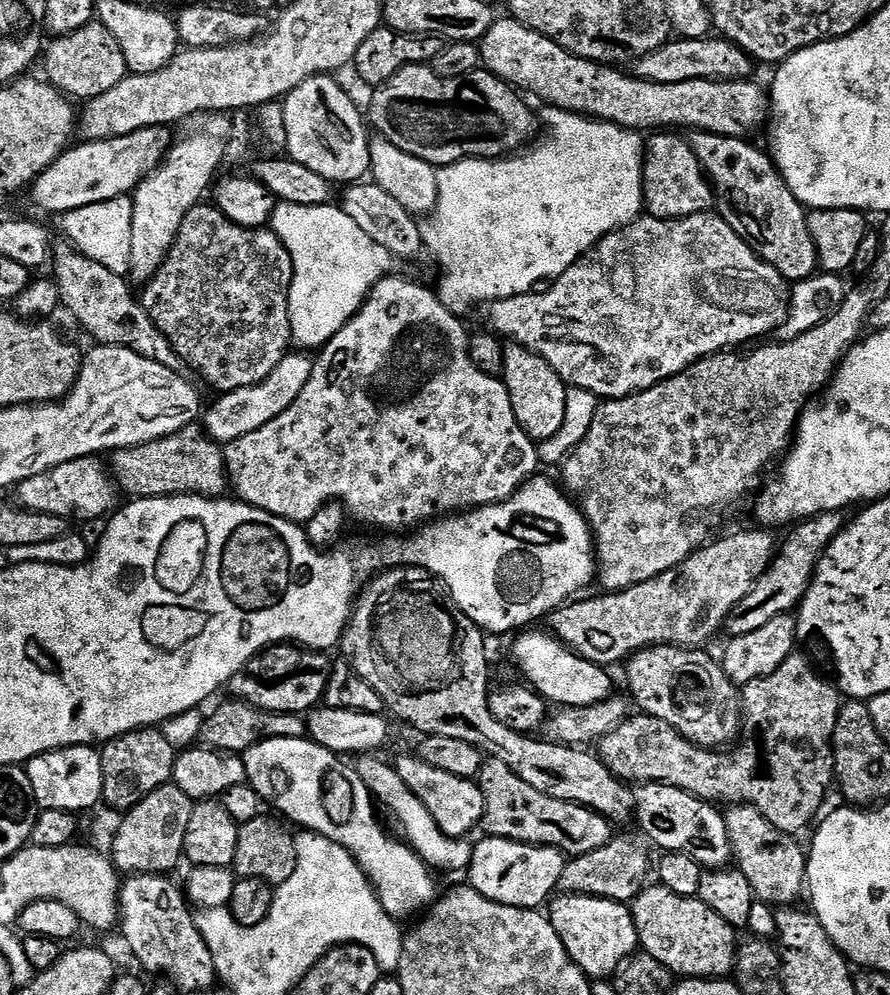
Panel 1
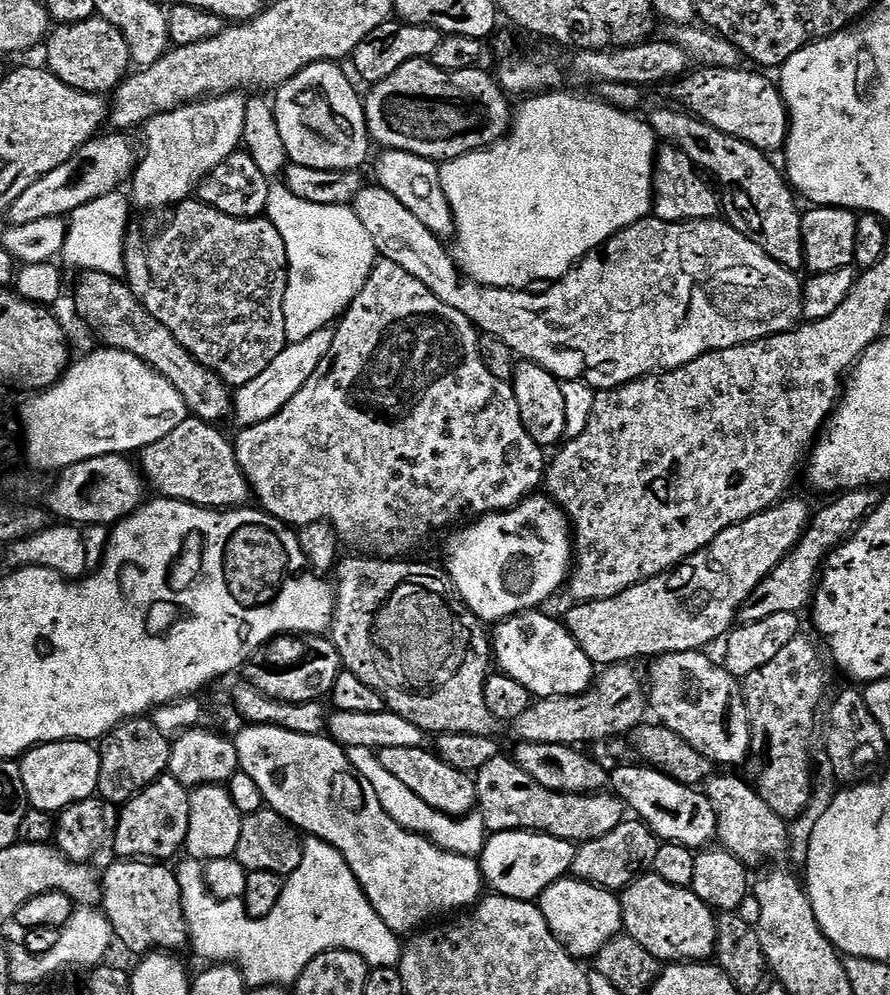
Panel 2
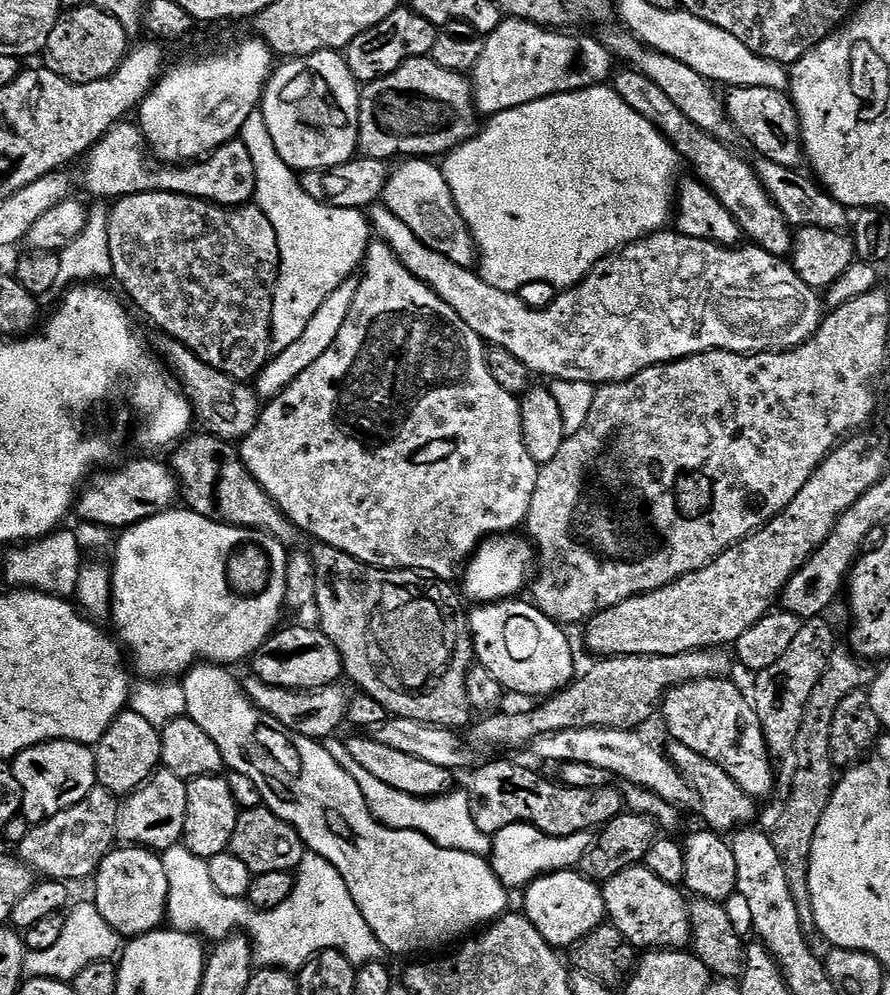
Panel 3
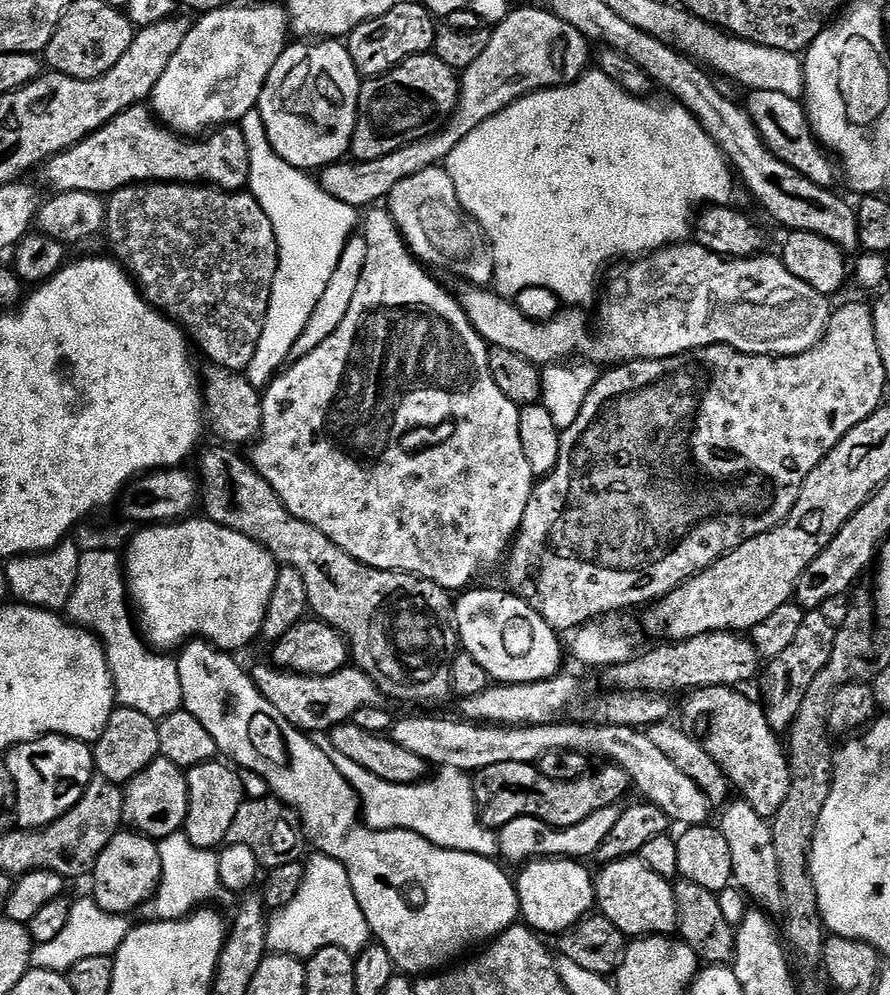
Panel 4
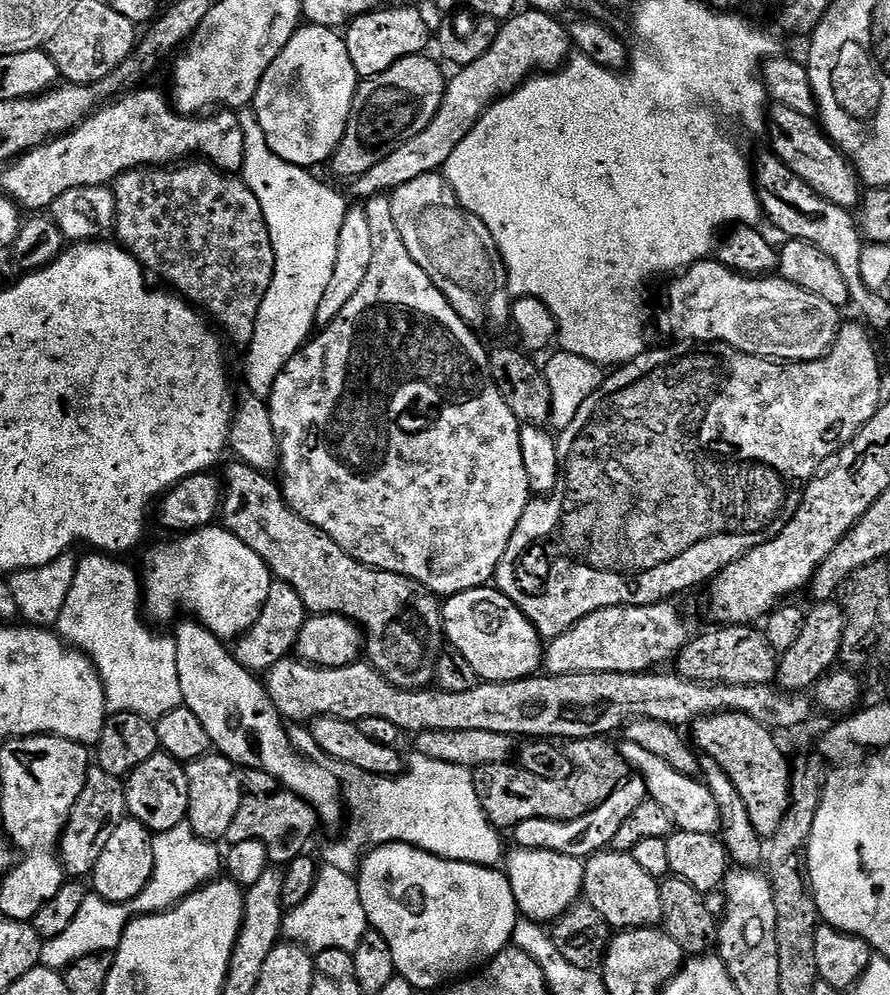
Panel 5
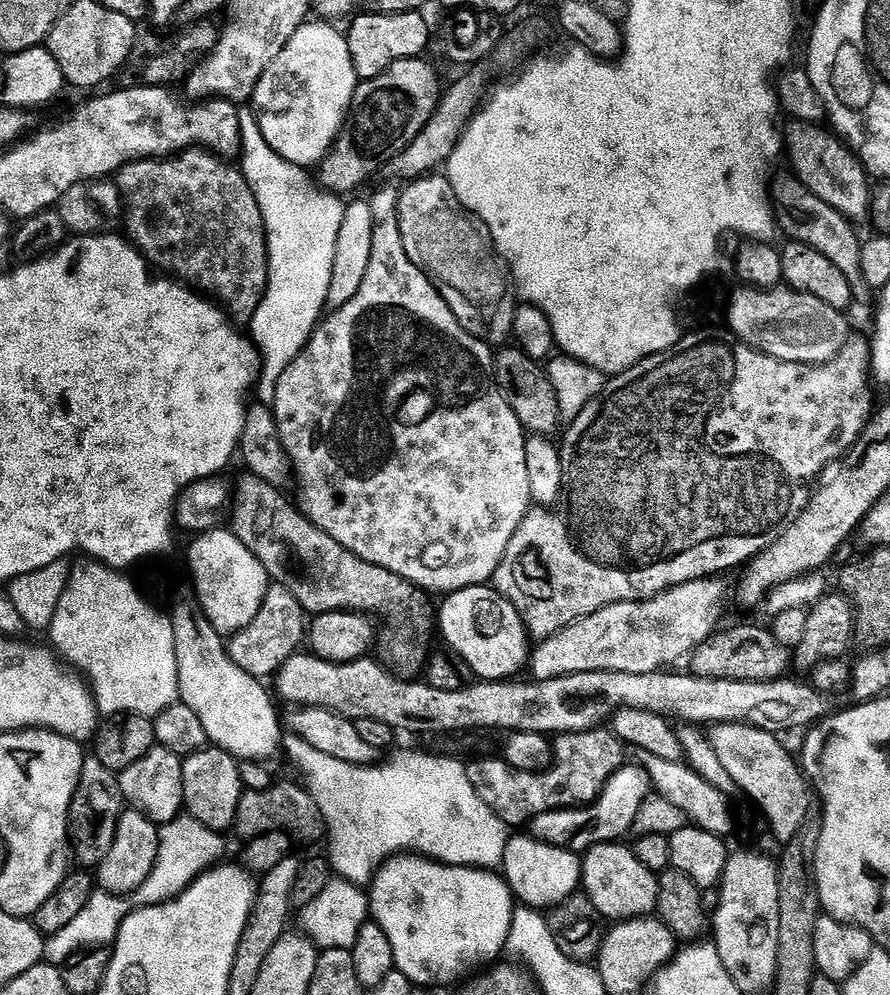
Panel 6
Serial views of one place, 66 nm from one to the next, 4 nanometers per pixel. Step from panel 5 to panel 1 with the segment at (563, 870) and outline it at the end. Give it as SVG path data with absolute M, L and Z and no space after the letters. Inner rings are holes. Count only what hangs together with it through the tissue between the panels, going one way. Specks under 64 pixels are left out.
M560 894L551 901L551 908L550 919L554 930L558 932L558 938L562 938L562 946L566 946L572 961L583 970L585 976L611 977L619 964L637 951L640 939L628 904L603 900L597 896Z

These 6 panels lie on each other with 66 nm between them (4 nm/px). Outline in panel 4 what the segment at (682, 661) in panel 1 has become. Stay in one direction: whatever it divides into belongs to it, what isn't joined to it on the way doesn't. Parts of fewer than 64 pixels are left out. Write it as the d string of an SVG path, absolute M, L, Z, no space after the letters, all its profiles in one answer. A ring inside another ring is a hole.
M736 688L695 689L684 704L682 728L699 741L748 805L761 817L771 818L778 814L789 794L791 770L786 748L768 725L768 713L740 692Z

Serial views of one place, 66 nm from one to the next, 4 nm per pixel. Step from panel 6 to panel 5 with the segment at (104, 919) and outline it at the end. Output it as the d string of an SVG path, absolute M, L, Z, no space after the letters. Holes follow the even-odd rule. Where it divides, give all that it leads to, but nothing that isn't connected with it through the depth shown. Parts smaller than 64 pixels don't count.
M183 822L169 832L159 833L153 839L152 845L154 846L152 883L142 890L142 894L138 894L125 904L111 904L101 896L89 894L82 902L82 910L74 914L74 922L70 922L70 927L63 934L58 934L58 938L41 943L40 964L43 967L63 970L70 967L78 958L86 958L95 952L111 953L120 944L125 930L137 916L162 912L171 908L173 904L179 904L191 892L209 883L219 873L216 872L219 868L221 871L222 852L216 849L215 843L196 835L187 823ZM179 852L184 856L192 852L192 860L172 860L172 856L178 855Z

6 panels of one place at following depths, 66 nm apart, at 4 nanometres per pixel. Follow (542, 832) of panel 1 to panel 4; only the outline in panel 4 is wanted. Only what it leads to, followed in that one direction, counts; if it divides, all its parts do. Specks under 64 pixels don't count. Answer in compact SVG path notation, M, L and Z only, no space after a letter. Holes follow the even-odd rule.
M498 762L475 773L472 789L476 795L476 813L485 828L499 830L519 816L538 818L541 825L550 828L569 828L586 822L598 810L619 805L630 781L623 769L608 766L605 772L596 774L596 784L589 778L573 780L571 783L551 781L543 776L541 769L522 762Z

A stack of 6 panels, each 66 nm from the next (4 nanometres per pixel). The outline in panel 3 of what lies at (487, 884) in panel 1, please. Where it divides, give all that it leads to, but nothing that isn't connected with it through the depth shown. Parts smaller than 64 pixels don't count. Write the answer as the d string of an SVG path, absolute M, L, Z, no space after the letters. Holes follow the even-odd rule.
M511 824L492 837L490 863L494 874L509 890L523 890L539 876L551 872L566 872L582 862L586 850L590 850L592 832L579 832L569 836L547 836L532 824Z

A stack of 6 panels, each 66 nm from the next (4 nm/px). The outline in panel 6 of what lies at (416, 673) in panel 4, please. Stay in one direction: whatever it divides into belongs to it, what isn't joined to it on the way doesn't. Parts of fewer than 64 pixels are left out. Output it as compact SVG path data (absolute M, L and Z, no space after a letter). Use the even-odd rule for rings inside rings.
M244 474L237 484L234 484L234 495L230 500L232 524L230 531L239 538L242 546L246 546L262 562L269 577L275 583L285 585L304 608L305 613L319 614L321 612L339 612L341 610L369 610L368 608L388 608L388 629L383 629L382 640L388 645L384 652L388 655L386 664L393 673L412 674L408 672L421 671L422 656L416 653L416 644L412 639L416 636L416 603L421 593L416 585L404 580L398 574L390 574L390 570L382 570L382 566L374 566L362 558L358 558L350 550L346 550L330 534L323 532L313 524L299 507L296 508L284 497L281 489L262 482L262 478Z

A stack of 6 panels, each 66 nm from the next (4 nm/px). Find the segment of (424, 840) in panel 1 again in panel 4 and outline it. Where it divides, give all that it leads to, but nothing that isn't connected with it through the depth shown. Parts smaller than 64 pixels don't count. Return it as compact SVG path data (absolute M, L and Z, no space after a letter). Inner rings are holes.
M333 755L332 761L357 796L364 792L380 792L380 812L386 812L386 832L413 832L429 840L435 848L448 848L452 852L469 852L489 858L497 855L497 833L485 828L476 813L476 795L472 789L474 780L469 773L441 768L435 773L436 777L433 775L415 784L395 784L370 774L370 770L362 770L362 766L358 766L358 762L350 762L350 758Z

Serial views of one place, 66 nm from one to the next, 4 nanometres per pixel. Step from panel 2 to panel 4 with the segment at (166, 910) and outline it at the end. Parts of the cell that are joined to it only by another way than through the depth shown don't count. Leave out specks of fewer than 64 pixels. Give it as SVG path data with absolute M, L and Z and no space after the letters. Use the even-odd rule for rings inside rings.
M121 830L102 850L96 867L90 873L92 892L96 904L112 916L128 916L148 903L156 894L160 884L162 866L157 841L151 836L141 836L139 832Z

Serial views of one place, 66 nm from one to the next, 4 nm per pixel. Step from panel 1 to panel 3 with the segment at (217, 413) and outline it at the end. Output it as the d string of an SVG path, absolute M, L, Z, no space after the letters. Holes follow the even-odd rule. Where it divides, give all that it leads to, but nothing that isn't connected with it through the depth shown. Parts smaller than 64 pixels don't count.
M355 279L345 280L342 286L338 286L338 290L334 290L334 294L328 296L326 302L316 311L314 318L308 320L302 338L298 338L298 342L286 346L286 350L276 352L269 359L264 366L263 372L254 381L257 396L261 398L279 396L280 393L287 390L294 383L304 370L314 366L314 362L318 362L318 358L322 358L322 354L326 354L326 350L330 350L330 346L334 346L334 338L338 338L338 330L342 330L342 326L346 322L346 314L350 314L350 306L354 302L356 285L357 281Z

